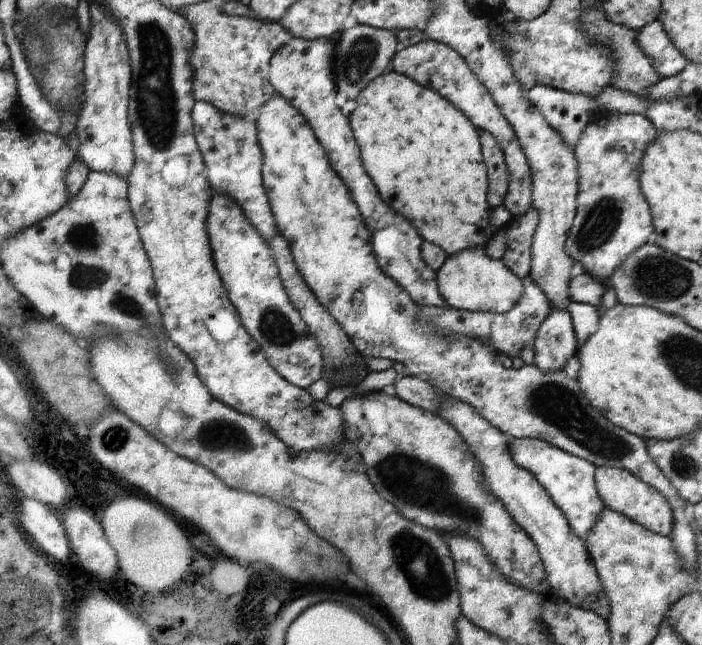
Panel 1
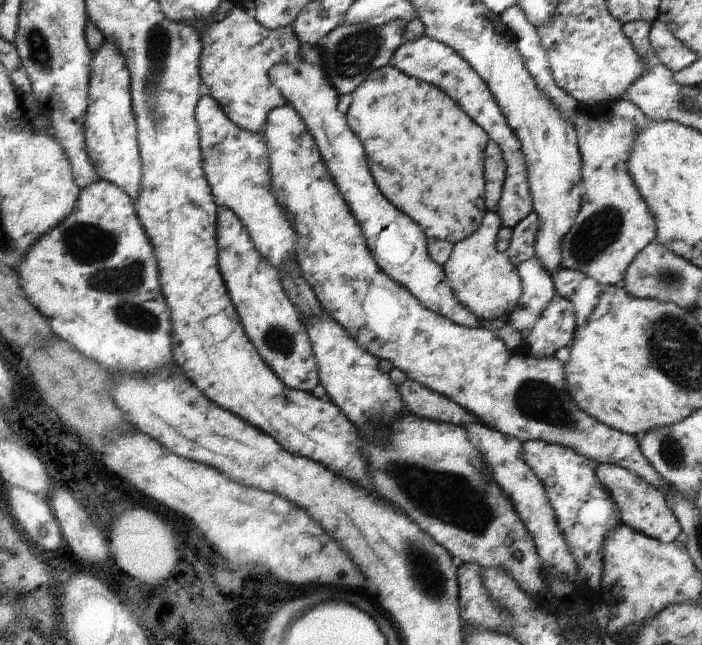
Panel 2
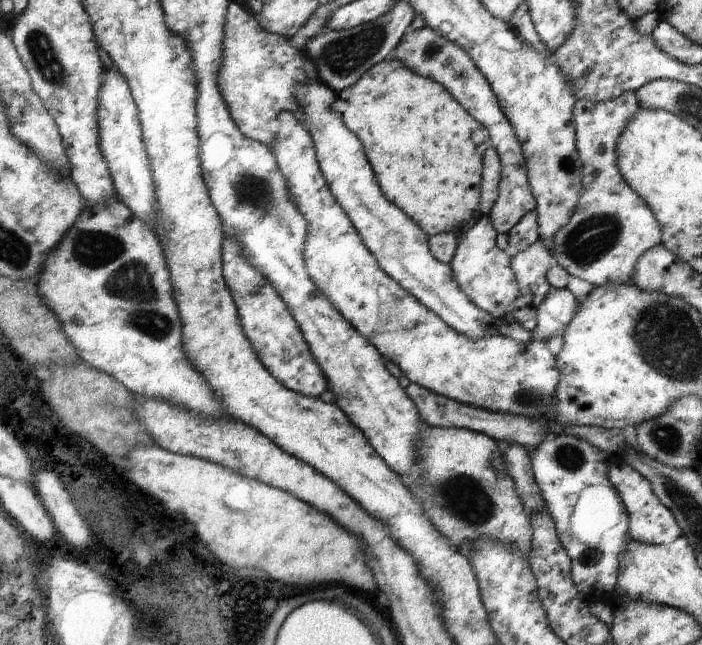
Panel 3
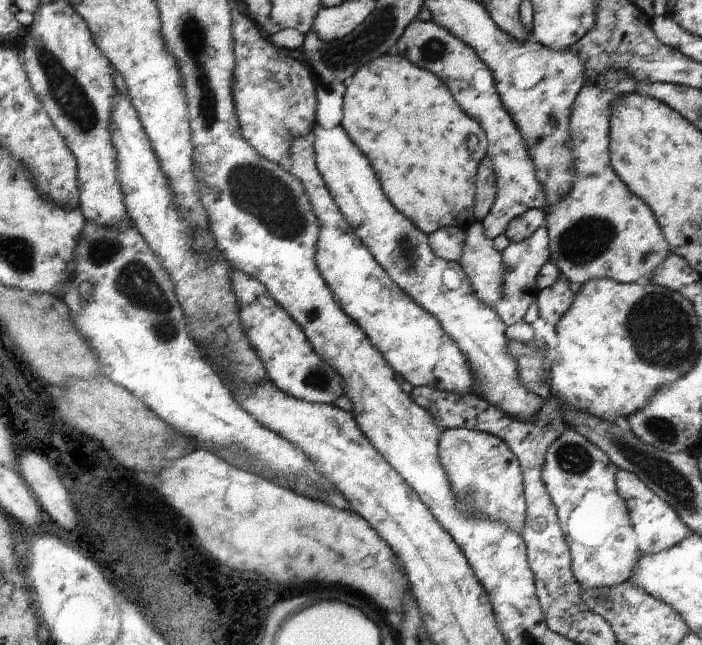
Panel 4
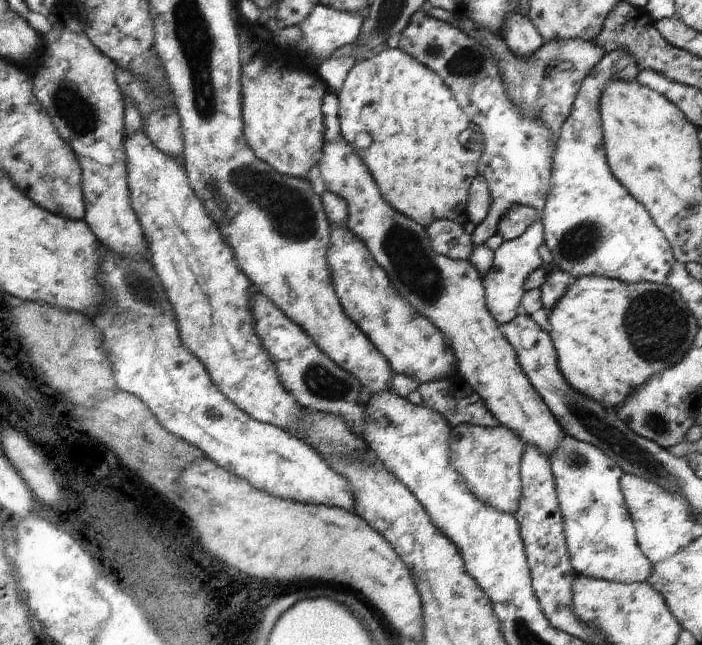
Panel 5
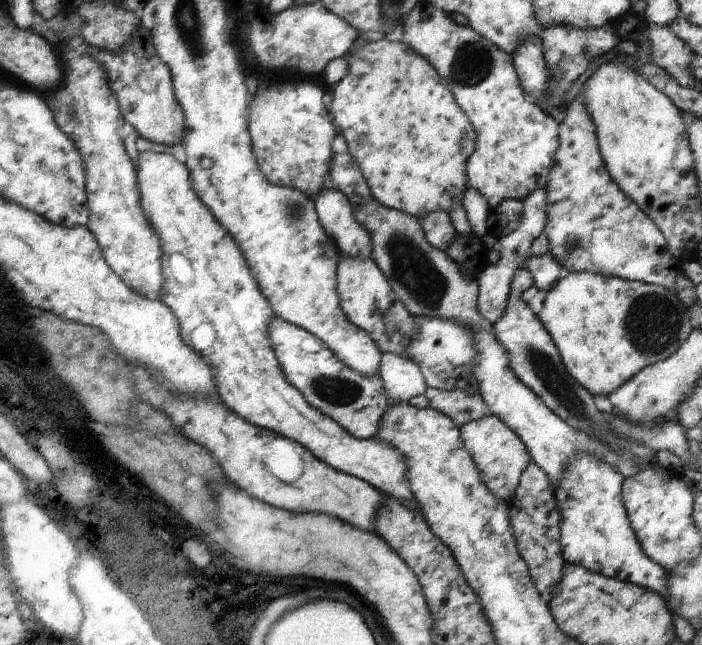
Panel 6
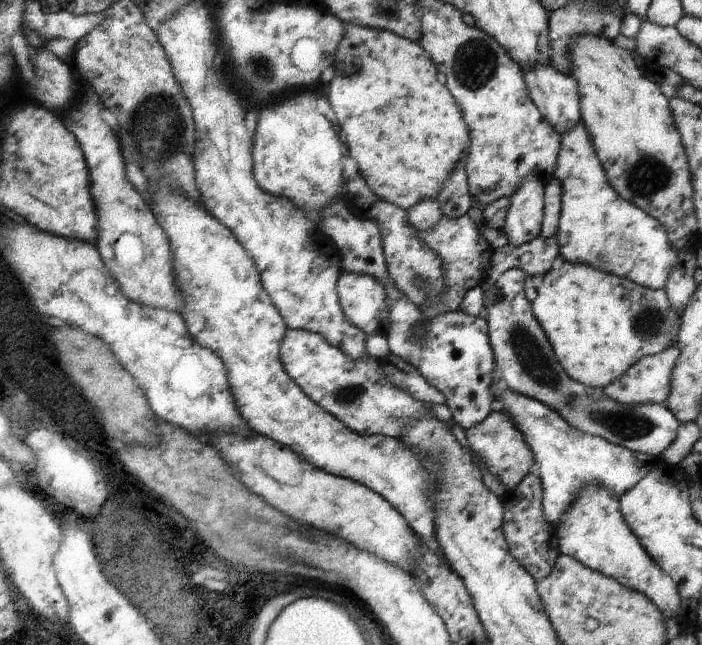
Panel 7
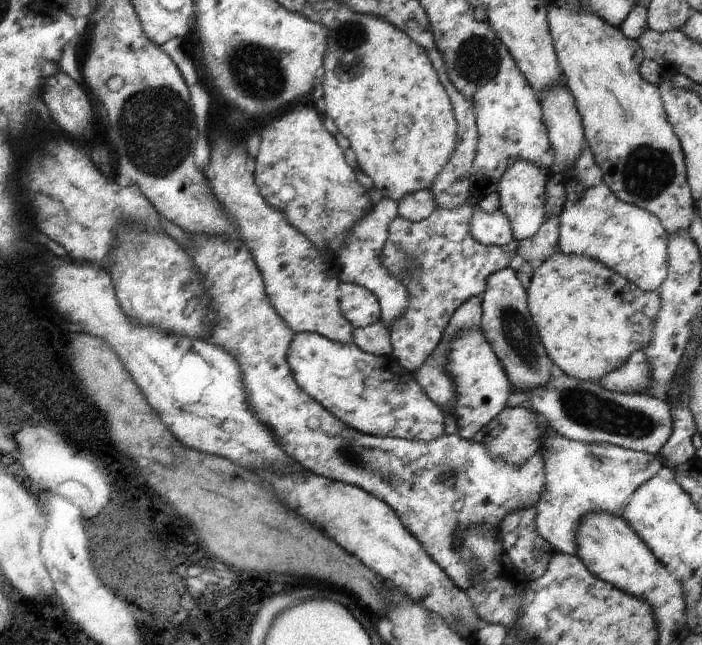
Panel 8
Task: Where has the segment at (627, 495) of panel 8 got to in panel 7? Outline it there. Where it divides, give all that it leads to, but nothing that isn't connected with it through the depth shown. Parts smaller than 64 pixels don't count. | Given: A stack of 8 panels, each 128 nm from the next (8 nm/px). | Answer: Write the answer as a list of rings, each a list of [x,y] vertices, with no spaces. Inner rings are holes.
[[[496,377],[496,384],[491,382],[491,396],[494,405],[523,436],[533,460],[539,466],[539,482],[541,482],[541,510],[547,524],[555,529],[559,517],[567,510],[567,506],[577,498],[579,490],[591,482],[597,482],[601,488],[607,488],[615,498],[619,499],[623,492],[635,486],[643,475],[655,470],[661,462],[658,457],[647,453],[637,453],[629,449],[614,445],[599,437],[581,434],[579,430],[571,428],[565,419],[543,403],[515,394],[502,385]]]

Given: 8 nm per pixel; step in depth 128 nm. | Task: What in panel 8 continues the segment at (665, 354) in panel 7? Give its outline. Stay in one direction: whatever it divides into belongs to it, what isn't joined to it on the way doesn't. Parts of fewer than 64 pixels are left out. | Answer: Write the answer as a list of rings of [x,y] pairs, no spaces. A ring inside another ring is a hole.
[[[642,350],[634,351],[613,371],[595,381],[599,387],[615,393],[648,392],[650,375]]]

